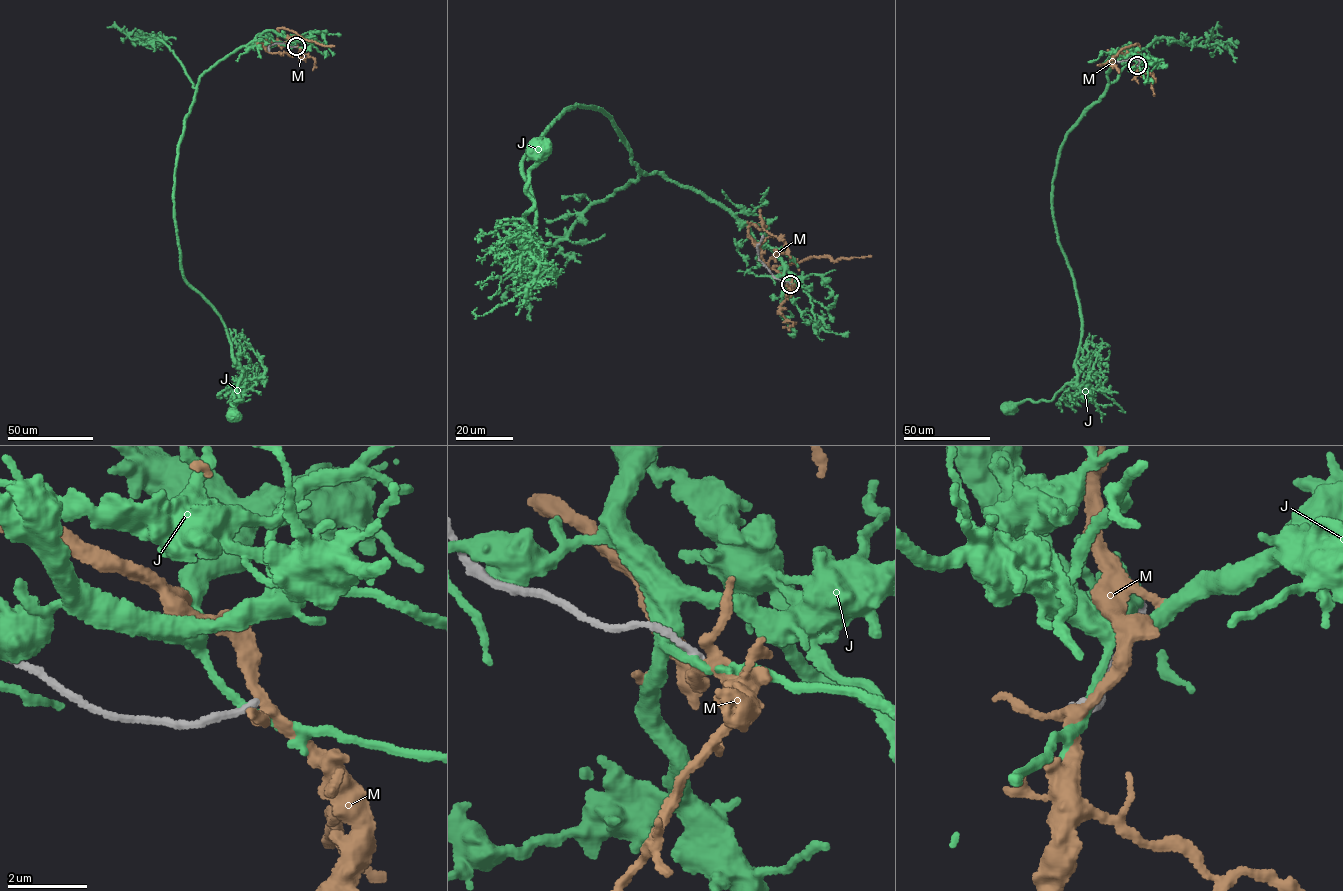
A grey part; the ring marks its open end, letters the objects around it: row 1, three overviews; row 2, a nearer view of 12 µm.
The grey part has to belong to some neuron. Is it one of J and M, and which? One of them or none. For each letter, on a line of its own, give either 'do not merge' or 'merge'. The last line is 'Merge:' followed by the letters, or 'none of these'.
J: do not merge
M: do not merge
Merge: none of these

